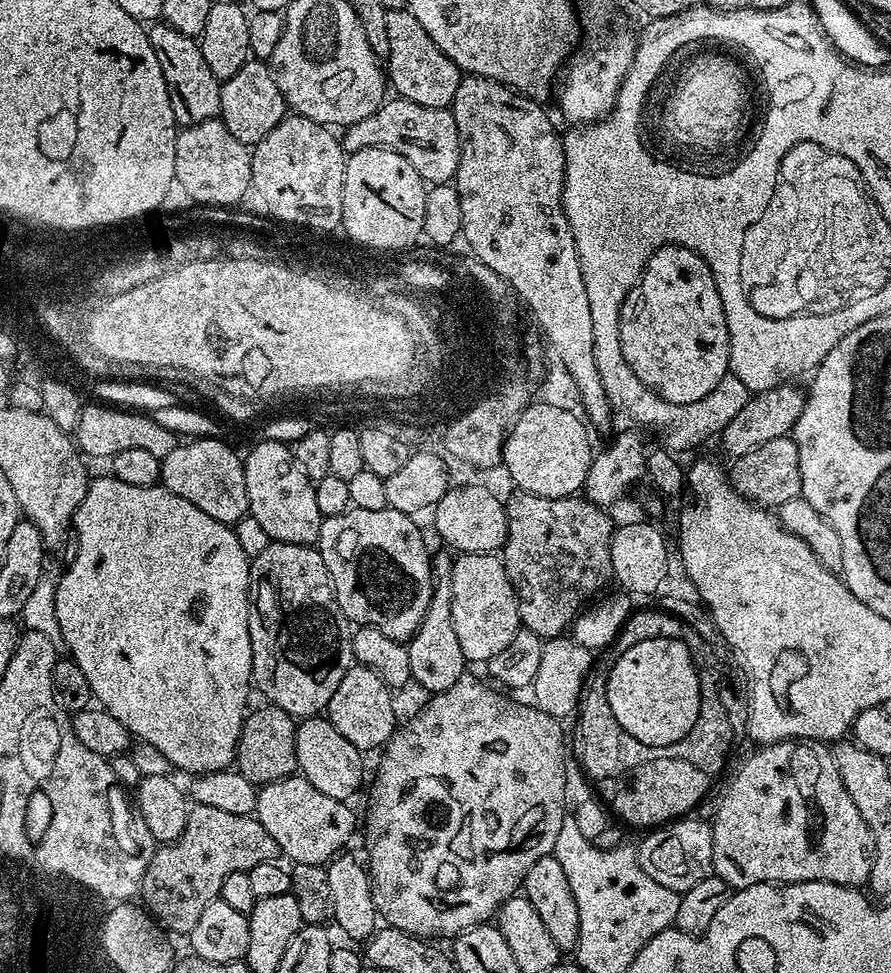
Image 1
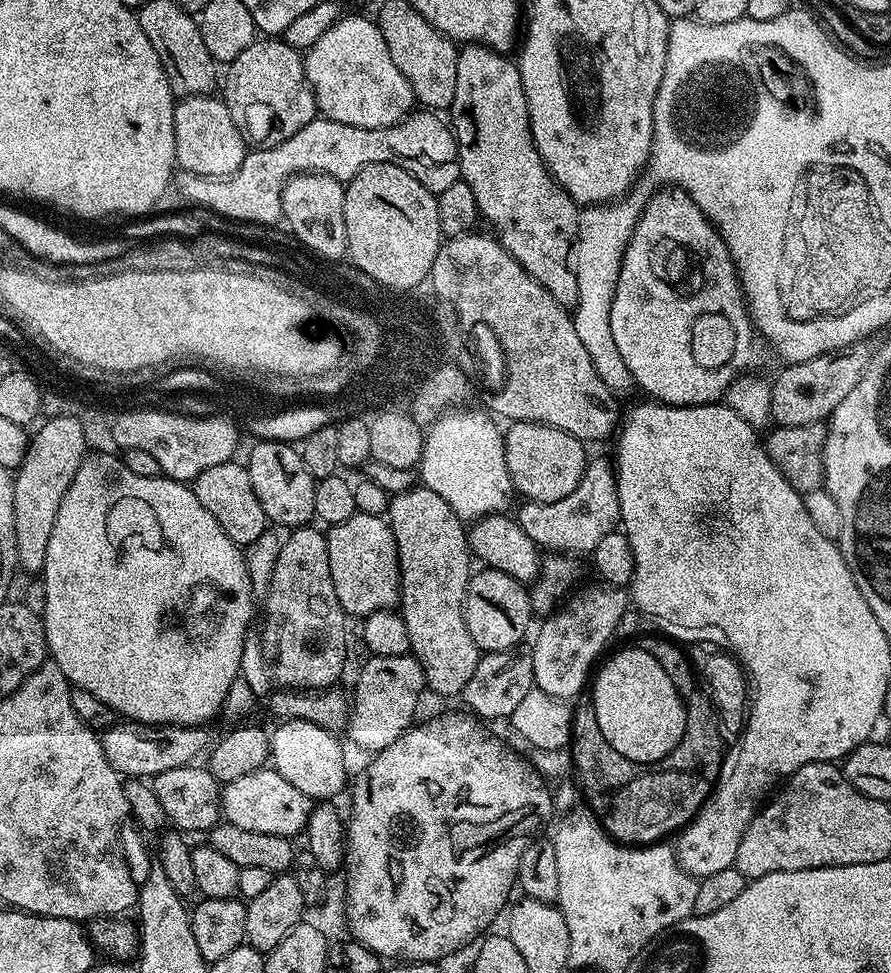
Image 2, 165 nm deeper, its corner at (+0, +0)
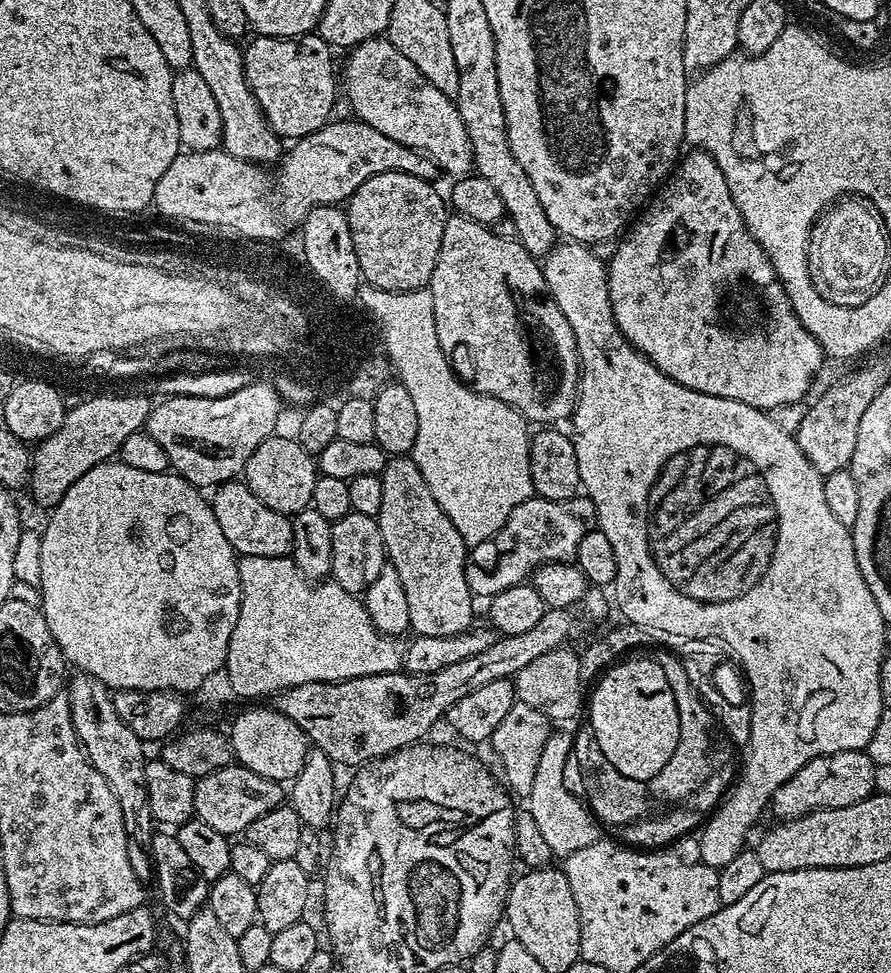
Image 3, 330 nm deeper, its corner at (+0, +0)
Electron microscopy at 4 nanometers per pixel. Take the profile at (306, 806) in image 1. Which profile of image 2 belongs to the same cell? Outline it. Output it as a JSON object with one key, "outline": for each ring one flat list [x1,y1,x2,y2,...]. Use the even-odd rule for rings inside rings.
{"outline":[[265,766,223,785,220,806,223,819,234,826,242,826,242,830,296,838,299,832,301,835,307,829,308,816,314,804,306,794,302,794,302,790,294,790,294,786,290,786,290,782,286,782,275,768]]}

